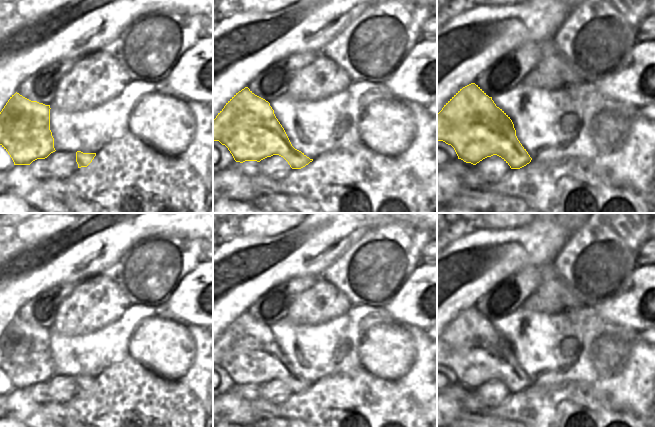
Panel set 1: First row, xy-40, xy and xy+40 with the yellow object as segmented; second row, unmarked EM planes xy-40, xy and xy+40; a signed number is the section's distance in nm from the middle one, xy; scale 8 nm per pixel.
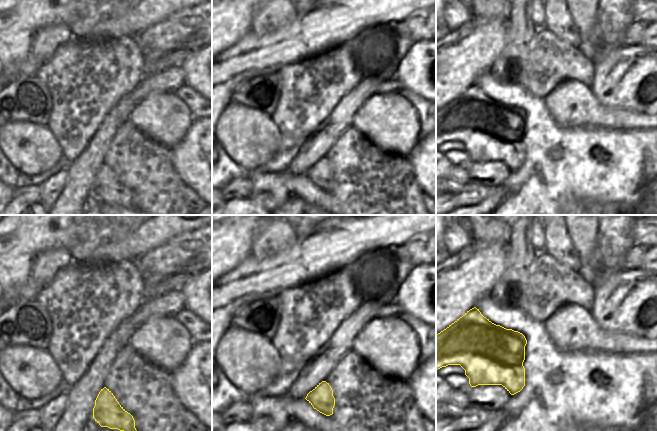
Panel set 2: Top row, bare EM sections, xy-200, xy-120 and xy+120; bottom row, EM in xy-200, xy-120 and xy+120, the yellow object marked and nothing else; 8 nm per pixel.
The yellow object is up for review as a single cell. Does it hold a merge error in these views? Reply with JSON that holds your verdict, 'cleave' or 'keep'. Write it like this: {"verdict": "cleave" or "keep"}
{"verdict": "keep"}

